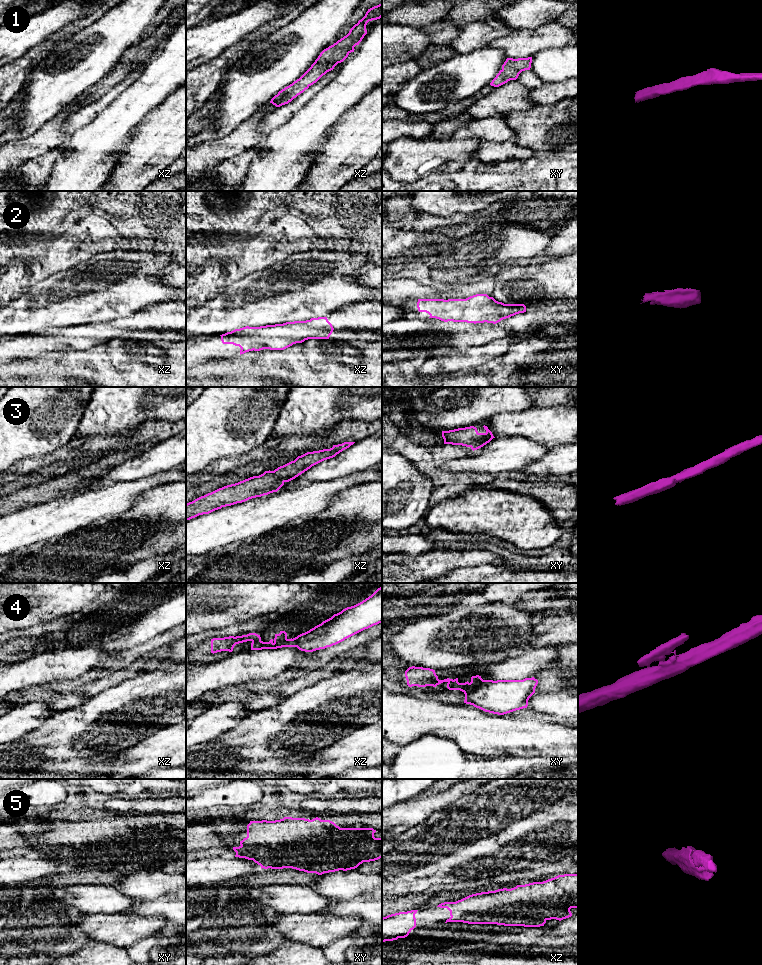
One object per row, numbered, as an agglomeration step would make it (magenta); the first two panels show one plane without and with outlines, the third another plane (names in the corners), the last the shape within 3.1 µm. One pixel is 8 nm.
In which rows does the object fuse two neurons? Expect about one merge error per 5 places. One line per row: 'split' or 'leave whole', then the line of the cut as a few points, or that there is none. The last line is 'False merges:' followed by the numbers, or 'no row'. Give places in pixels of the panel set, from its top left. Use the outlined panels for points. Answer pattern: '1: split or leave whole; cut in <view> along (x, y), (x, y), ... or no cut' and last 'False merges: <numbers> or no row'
1: leave whole; no cut
2: leave whole; no cut
3: leave whole; no cut
4: split; cut in xy along (457, 680), (448, 682)
5: leave whole; no cut
False merges: 4

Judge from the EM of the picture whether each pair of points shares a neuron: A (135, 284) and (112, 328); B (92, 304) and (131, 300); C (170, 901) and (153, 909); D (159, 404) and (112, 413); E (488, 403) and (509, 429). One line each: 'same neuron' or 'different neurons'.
A: different neurons
B: same neuron
C: same neuron
D: same neuron
E: different neurons

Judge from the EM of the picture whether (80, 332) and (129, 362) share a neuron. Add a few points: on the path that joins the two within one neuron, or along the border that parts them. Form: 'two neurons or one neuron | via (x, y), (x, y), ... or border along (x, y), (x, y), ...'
two neurons | border along (130, 338), (112, 338), (107, 342)

